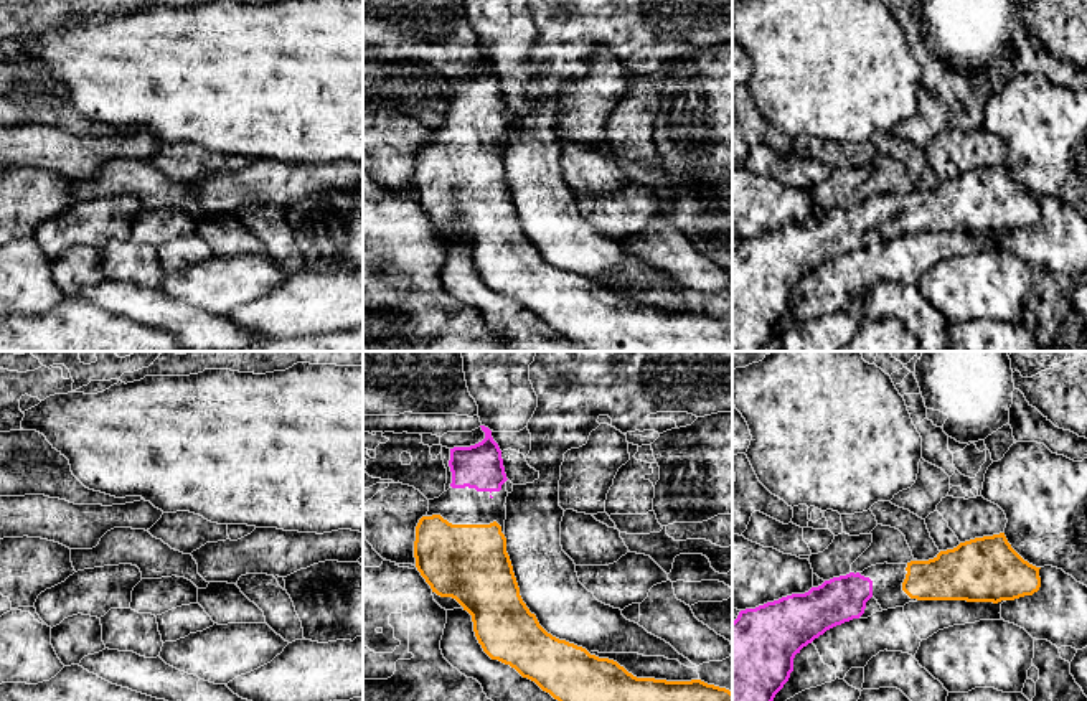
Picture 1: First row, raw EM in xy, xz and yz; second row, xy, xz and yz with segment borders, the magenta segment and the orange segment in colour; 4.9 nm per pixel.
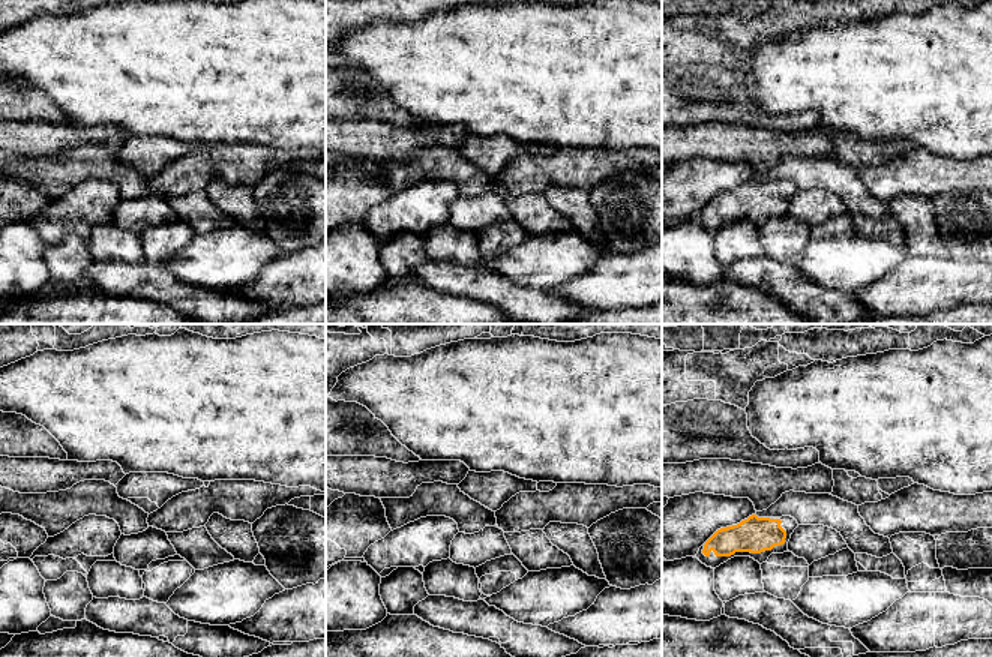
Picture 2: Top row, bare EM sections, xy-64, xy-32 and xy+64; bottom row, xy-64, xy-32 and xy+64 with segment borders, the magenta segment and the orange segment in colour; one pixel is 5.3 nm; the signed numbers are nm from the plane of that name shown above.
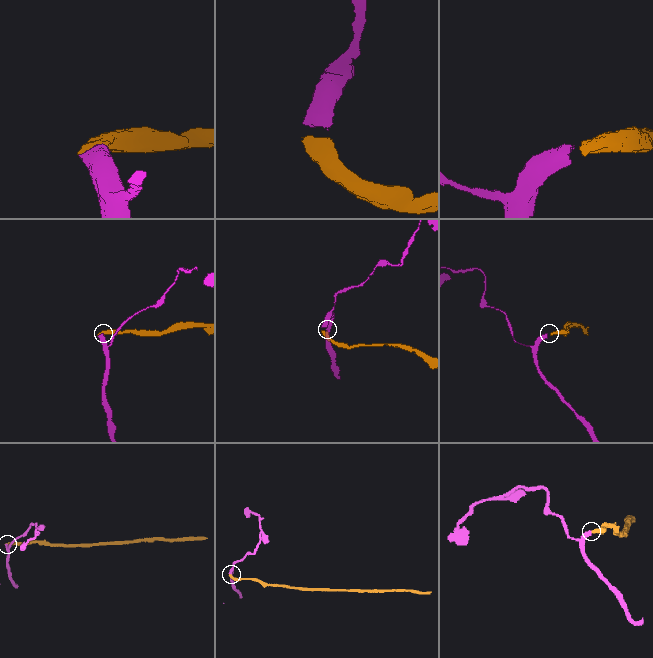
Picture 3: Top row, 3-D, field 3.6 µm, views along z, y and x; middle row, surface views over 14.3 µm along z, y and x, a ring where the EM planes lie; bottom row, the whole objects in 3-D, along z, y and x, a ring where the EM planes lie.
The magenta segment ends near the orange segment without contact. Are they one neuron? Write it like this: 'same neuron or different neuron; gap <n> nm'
same neuron; gap 120 nm

